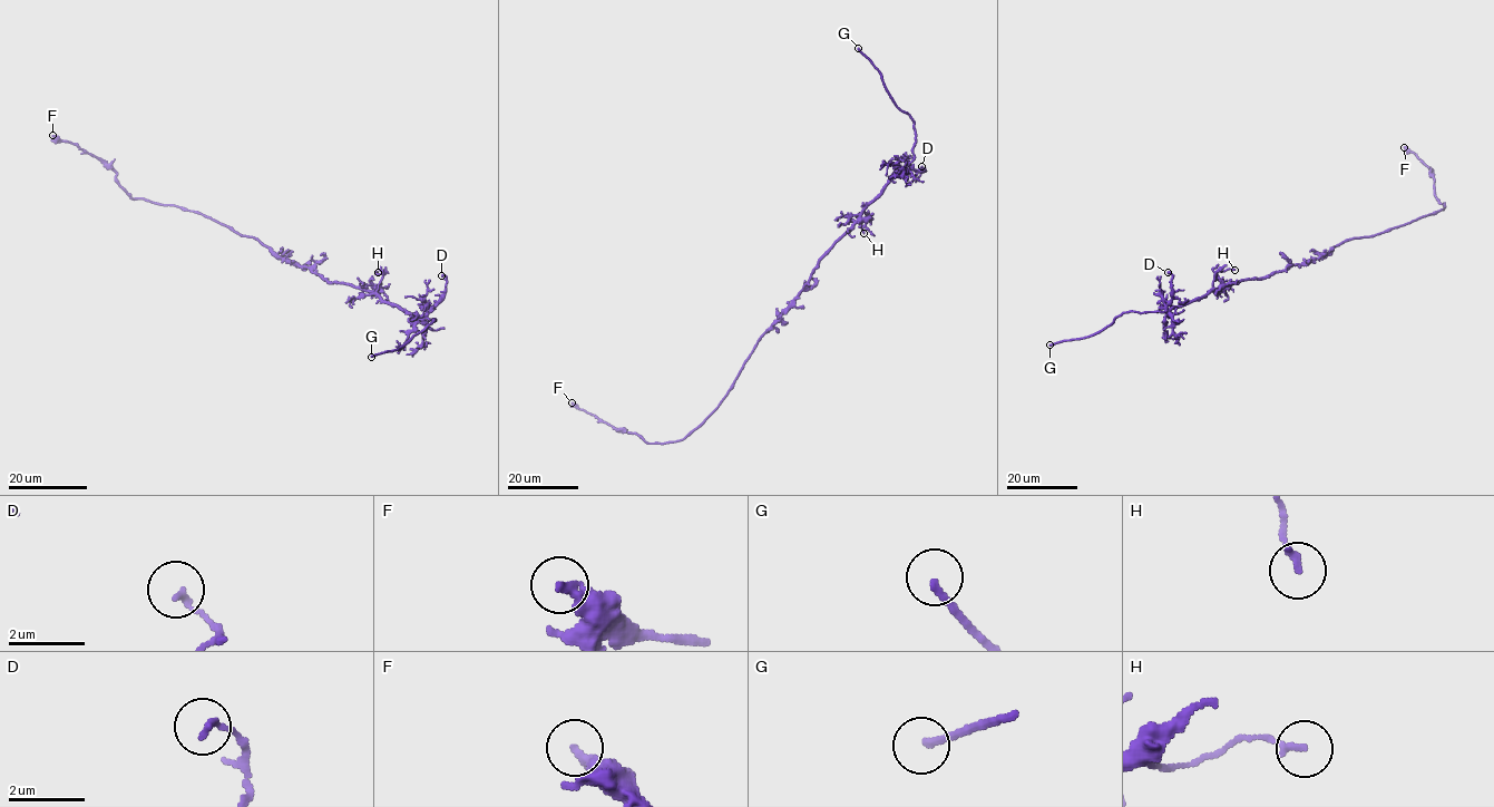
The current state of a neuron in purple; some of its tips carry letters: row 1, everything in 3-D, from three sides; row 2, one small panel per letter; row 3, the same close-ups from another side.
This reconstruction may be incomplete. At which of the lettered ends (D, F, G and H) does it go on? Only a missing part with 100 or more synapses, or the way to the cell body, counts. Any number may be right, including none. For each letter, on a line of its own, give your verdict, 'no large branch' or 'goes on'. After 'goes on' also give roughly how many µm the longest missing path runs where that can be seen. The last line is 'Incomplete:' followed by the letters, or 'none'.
D: no large branch
F: no large branch
G: goes on; missing 15 µm
H: no large branch
Incomplete: G

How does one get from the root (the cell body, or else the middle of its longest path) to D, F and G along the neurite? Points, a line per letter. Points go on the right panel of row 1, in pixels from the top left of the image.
D: (1301, 262), (1266, 278), (1212, 288), (1169, 310), (1172, 274), (1168, 272)
F: (1301, 262), (1324, 256), (1344, 241), (1380, 234), (1444, 207), (1435, 195), (1432, 172), (1404, 147)
G: (1301, 262), (1266, 278), (1246, 279), (1212, 288), (1204, 295), (1169, 310), (1122, 312), (1094, 334), (1050, 344)

